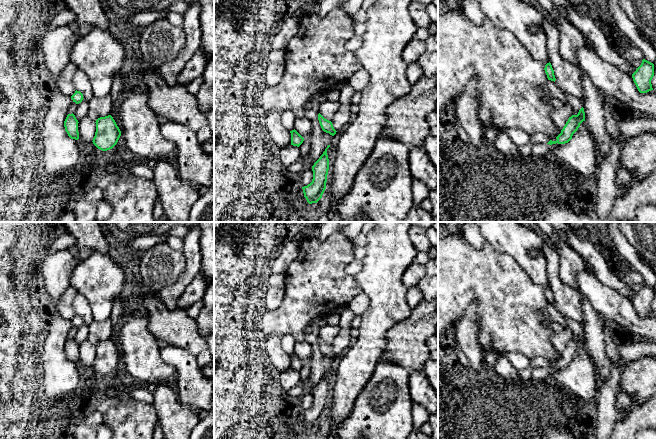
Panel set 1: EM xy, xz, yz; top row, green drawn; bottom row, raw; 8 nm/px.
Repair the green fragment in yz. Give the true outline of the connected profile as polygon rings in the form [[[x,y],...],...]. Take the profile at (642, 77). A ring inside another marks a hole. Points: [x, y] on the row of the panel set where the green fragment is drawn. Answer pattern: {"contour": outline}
{"contour": [[[643,59],[641,65],[632,74],[633,81],[640,93],[647,93],[651,90],[651,80],[654,76],[654,64]]]}

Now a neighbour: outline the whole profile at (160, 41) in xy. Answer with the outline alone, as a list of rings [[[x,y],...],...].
[[[161,18],[146,27],[140,35],[139,48],[141,58],[154,68],[175,59],[186,41],[182,27],[173,26],[166,18]]]

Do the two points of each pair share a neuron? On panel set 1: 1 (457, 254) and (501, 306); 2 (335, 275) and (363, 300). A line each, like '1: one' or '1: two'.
1: one
2: two

